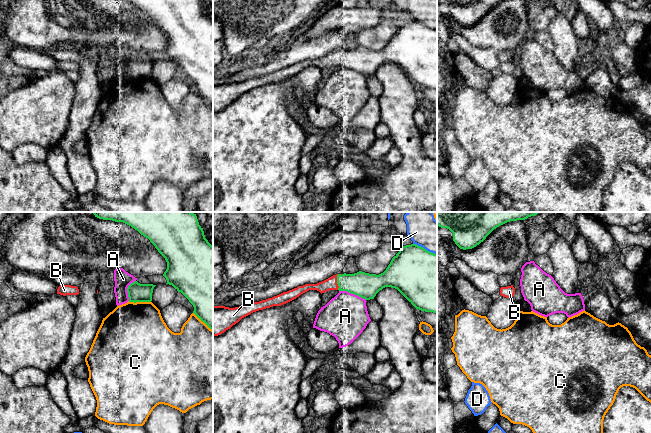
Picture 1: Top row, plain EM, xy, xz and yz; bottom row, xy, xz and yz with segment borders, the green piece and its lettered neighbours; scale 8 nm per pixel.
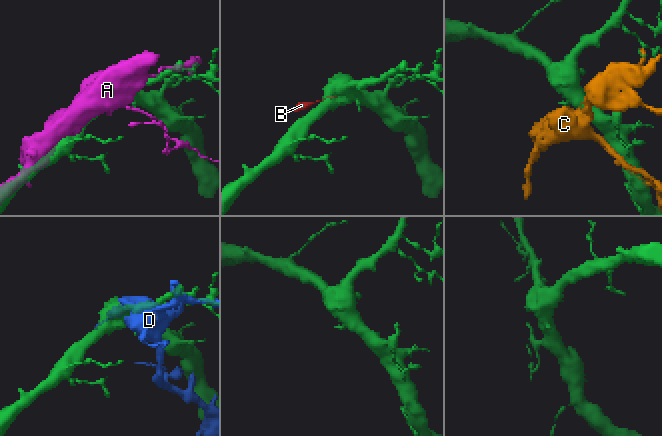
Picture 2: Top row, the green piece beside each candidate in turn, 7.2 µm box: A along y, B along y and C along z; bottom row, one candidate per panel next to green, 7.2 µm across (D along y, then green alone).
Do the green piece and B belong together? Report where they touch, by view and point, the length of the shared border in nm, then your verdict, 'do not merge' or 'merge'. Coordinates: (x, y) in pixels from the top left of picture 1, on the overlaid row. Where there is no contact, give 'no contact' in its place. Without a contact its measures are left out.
contact xz (337, 282); length 130 nm; merge

